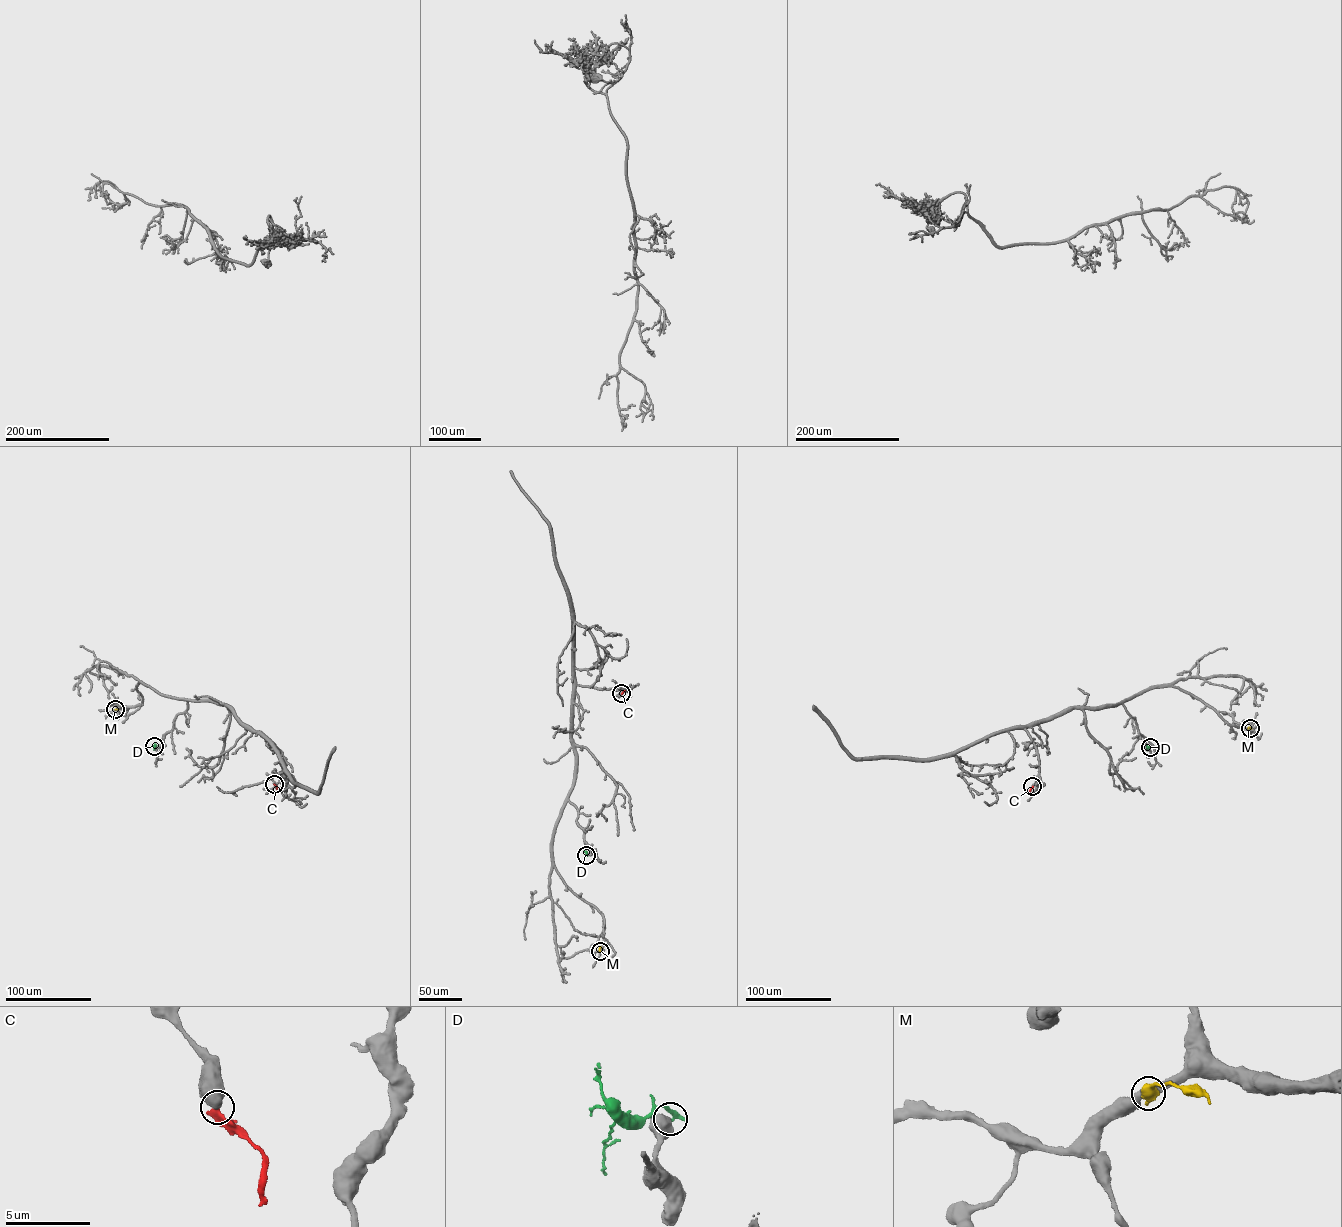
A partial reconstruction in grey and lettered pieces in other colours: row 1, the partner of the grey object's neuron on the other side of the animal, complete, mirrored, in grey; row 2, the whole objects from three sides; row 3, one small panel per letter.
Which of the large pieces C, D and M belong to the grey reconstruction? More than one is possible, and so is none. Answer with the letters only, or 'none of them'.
none of them

